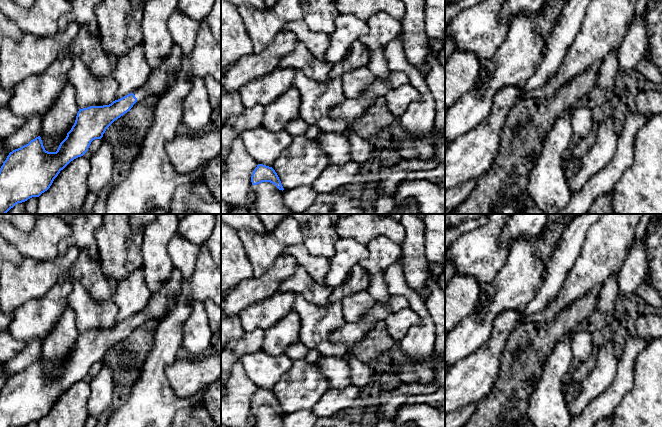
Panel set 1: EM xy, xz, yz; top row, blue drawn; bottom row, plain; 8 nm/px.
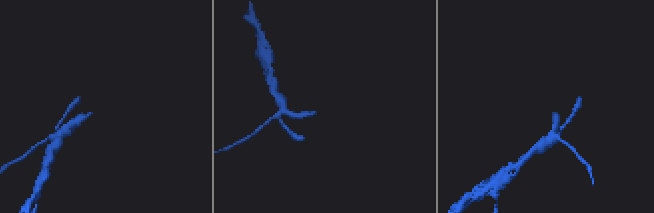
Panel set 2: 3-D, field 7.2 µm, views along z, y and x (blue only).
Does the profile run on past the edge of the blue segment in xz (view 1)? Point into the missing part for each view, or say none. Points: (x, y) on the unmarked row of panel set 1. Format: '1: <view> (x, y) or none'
1: none

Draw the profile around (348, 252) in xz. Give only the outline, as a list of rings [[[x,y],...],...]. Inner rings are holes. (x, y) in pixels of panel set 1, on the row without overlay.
[[[340,238],[335,244],[335,254],[329,259],[330,268],[325,285],[333,289],[340,286],[351,269],[369,256],[366,245],[350,238]]]

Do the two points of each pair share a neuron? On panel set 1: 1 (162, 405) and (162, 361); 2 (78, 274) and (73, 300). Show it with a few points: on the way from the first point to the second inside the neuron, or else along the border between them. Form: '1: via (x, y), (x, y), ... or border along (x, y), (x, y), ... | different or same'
1: via (159, 394), (159, 372) | same
2: border along (73, 282), (77, 281), (93, 298) | different

